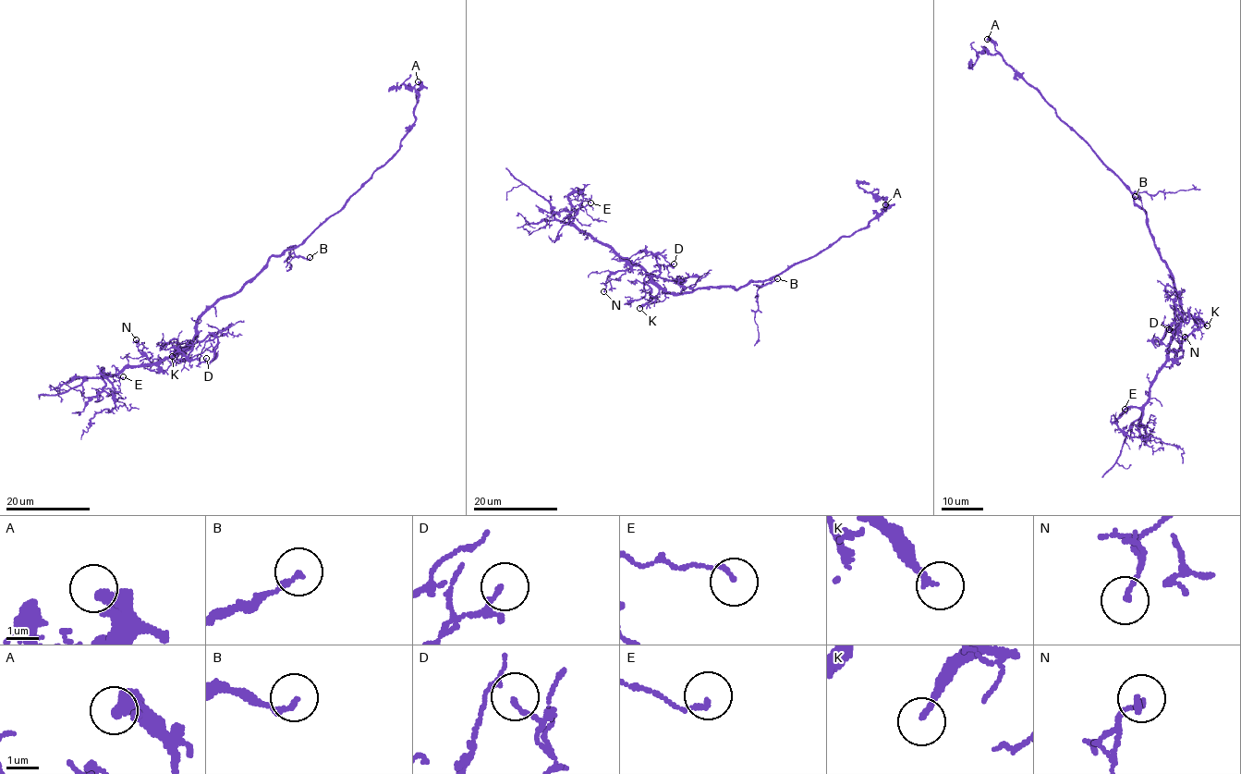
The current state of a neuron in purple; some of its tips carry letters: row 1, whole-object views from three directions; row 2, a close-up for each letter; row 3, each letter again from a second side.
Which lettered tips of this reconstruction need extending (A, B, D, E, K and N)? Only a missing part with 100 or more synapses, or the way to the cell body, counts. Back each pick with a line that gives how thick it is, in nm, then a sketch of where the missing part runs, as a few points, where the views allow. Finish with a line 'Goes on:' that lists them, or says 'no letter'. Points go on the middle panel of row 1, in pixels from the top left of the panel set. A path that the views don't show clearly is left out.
Goes on: no letter

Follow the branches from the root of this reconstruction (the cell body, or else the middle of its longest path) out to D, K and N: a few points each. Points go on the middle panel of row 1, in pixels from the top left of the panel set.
D: (705, 288), (679, 293), (664, 291), (652, 278), (657, 276), (672, 280), (666, 267), (674, 264)
K: (705, 288), (679, 293), (665, 292), (663, 288), (639, 308)
N: (705, 288), (679, 293), (665, 292), (642, 268), (633, 264), (609, 276), (603, 291)

